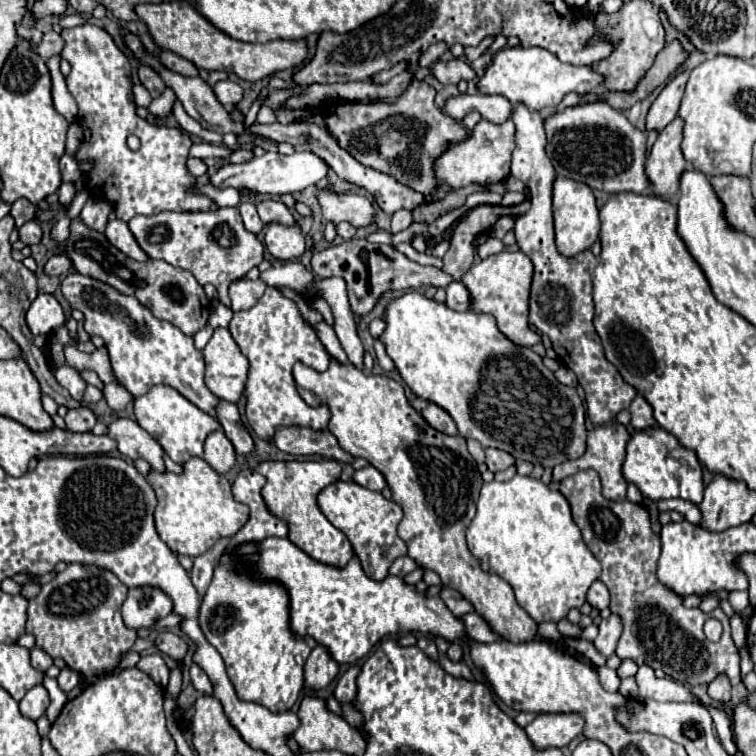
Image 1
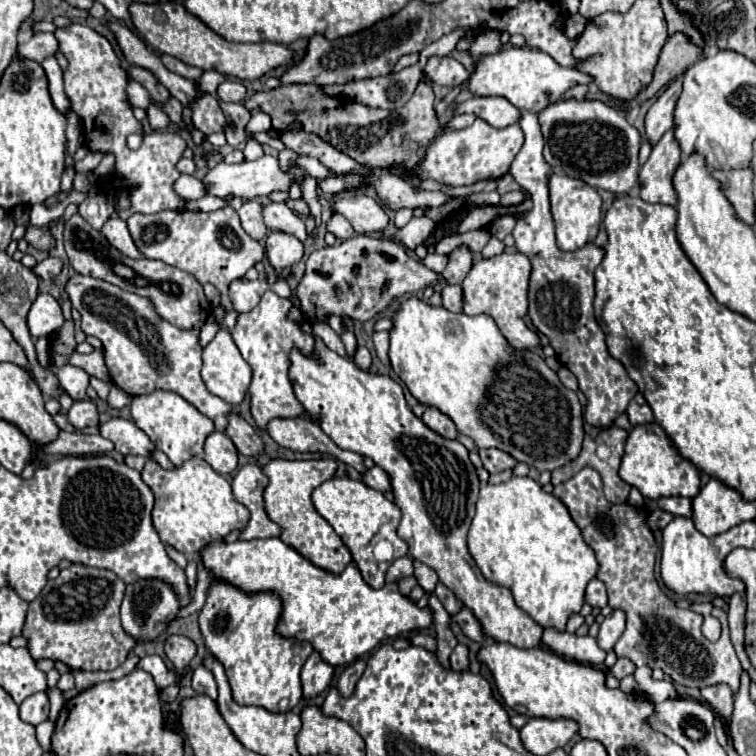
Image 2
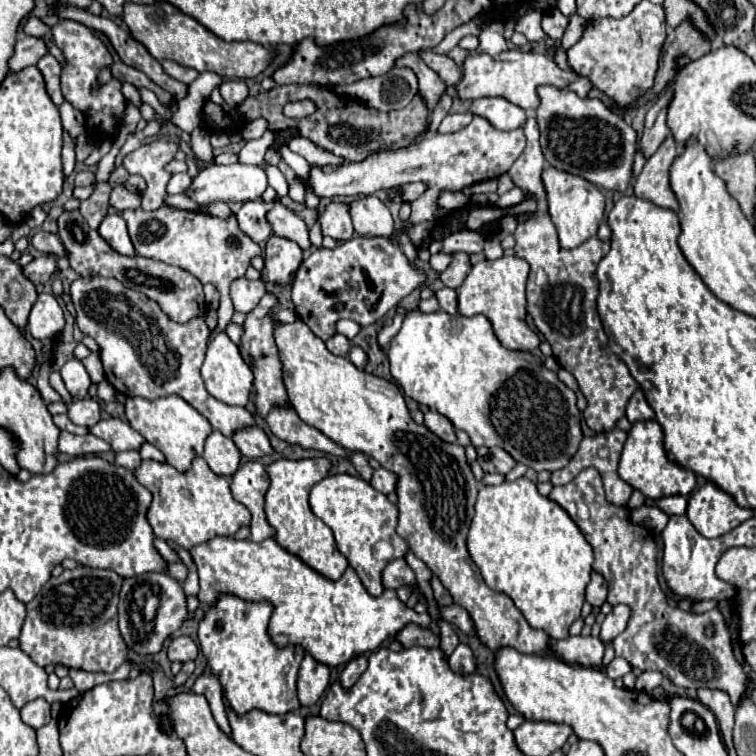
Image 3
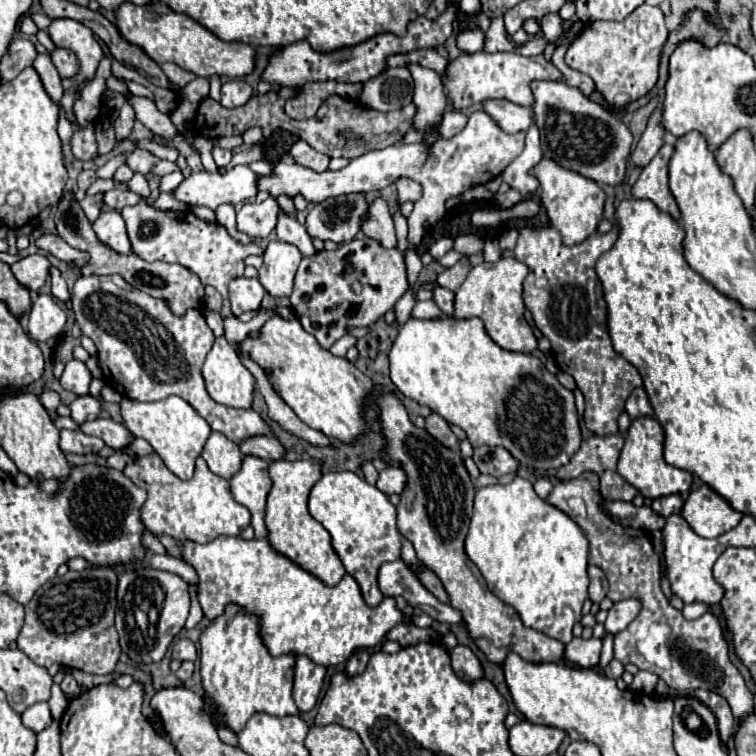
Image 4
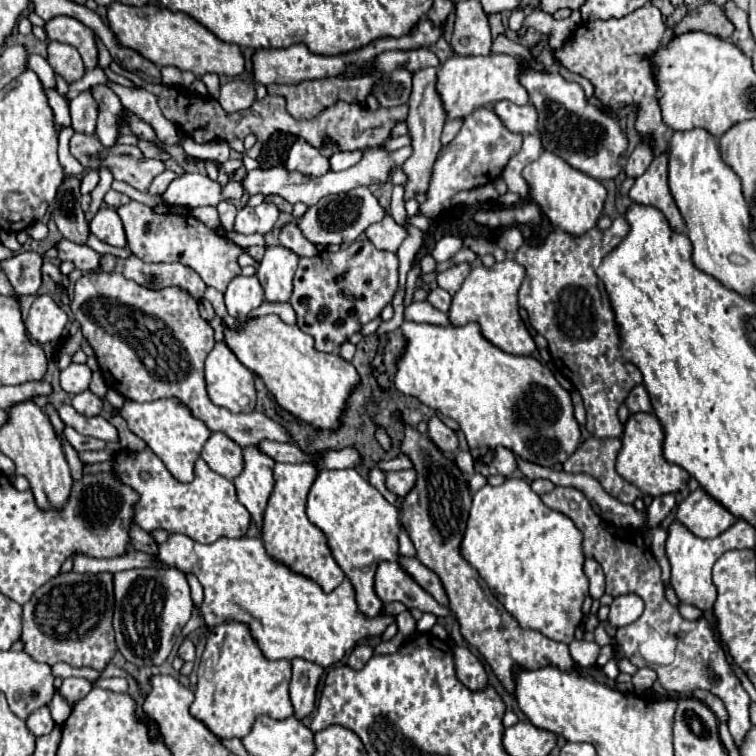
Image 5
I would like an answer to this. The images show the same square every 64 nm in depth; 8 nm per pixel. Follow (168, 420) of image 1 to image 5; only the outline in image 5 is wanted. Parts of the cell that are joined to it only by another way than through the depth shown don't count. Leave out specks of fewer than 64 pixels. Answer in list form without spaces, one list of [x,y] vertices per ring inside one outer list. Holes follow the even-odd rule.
[[[162,398],[144,404],[126,400],[120,408],[120,416],[126,420],[128,428],[140,436],[148,448],[152,448],[152,452],[164,462],[176,480],[190,482],[194,478],[194,462],[198,460],[202,446],[210,436],[210,430],[202,420],[192,416],[186,404],[182,404],[178,398]]]

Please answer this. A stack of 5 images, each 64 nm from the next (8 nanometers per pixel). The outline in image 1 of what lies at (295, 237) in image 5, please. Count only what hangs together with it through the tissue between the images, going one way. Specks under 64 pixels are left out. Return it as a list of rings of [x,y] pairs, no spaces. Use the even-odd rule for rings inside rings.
[[[256,200],[256,208],[258,208],[258,214],[264,224],[272,224],[272,222],[294,224],[296,222],[294,216],[290,214],[290,210],[286,208],[286,204],[282,204],[278,200]]]

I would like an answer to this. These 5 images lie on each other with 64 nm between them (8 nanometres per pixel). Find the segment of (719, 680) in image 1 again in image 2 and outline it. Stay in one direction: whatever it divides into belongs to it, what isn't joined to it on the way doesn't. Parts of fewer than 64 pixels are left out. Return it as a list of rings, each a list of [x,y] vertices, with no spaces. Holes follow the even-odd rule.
[[[714,684],[714,686],[708,686],[708,688],[702,688],[702,696],[712,706],[712,710],[718,712],[728,724],[730,714],[732,714],[732,702],[734,702],[732,690],[726,684]]]

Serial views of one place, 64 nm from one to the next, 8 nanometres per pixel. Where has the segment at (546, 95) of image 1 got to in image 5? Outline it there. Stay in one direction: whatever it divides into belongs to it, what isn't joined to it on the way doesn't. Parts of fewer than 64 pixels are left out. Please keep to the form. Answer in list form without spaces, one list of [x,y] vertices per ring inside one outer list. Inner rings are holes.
[[[488,54],[488,56],[452,56],[448,58],[440,70],[438,70],[438,92],[442,96],[444,108],[448,112],[448,118],[464,118],[476,108],[490,106],[498,100],[512,100],[514,104],[528,104],[528,92],[520,84],[518,76],[522,70],[536,70],[544,72],[544,64],[538,62],[536,58],[532,60],[520,60],[516,56],[508,54]]]

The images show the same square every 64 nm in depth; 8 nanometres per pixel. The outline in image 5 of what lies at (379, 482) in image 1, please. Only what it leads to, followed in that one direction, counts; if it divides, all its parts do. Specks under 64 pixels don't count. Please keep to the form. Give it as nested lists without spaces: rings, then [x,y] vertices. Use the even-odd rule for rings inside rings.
[[[400,470],[400,472],[386,472],[386,488],[396,496],[406,496],[416,482],[416,472]]]

